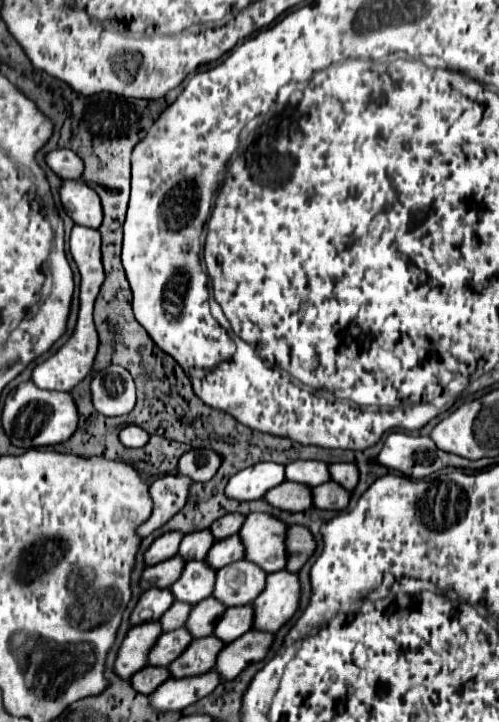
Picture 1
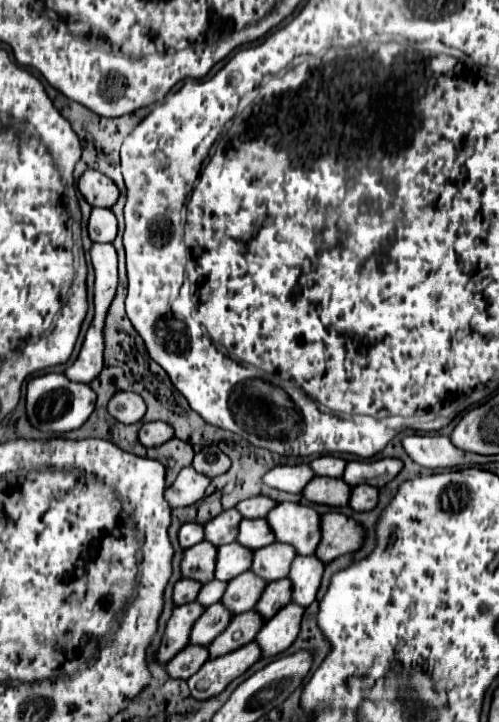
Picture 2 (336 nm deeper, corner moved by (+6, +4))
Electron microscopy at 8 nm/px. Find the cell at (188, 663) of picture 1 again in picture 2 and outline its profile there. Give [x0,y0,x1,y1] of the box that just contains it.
[208,609,264,659]

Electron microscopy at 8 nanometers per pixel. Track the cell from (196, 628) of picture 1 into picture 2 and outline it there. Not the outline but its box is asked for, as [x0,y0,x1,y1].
[222,571,266,613]

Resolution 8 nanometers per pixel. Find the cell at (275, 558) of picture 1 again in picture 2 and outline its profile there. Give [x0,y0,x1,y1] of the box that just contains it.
[266,503,320,555]

